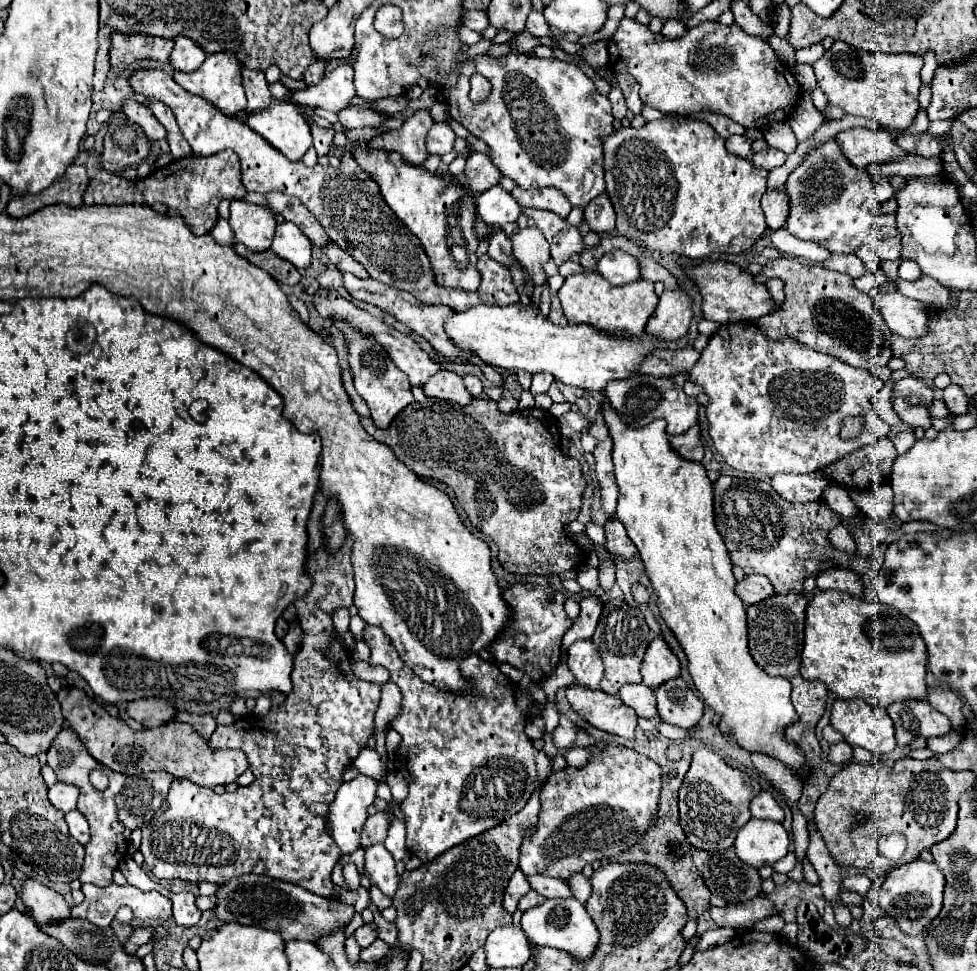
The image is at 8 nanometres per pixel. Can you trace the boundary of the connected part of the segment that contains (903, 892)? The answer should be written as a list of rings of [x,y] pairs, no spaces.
[[[922,858],[908,862],[900,868],[894,868],[886,874],[886,880],[882,886],[876,890],[876,900],[880,906],[890,914],[892,918],[898,920],[900,928],[906,934],[920,934],[926,930],[928,922],[936,918],[942,910],[942,892],[944,892],[944,874],[938,870],[934,862],[924,862]]]

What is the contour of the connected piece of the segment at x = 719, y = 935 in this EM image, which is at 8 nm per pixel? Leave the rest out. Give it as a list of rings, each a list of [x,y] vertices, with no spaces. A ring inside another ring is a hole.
[[[716,928],[716,930],[708,930],[700,936],[698,944],[696,944],[696,950],[708,950],[712,946],[718,946],[718,944],[724,944],[728,942],[730,938],[734,938],[734,930],[732,928]]]

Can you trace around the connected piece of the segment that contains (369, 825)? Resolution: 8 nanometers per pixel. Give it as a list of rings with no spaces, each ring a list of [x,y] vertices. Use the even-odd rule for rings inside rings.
[[[374,814],[368,816],[362,832],[360,832],[360,846],[368,848],[372,844],[382,844],[388,834],[388,816],[386,814]]]

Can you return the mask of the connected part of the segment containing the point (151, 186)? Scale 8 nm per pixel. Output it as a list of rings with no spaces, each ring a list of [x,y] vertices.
[[[222,150],[218,154],[196,158],[188,156],[182,160],[174,160],[164,168],[156,168],[150,176],[142,180],[126,180],[122,176],[110,172],[96,172],[90,178],[88,188],[82,196],[84,204],[148,204],[162,202],[168,208],[174,208],[182,214],[186,226],[192,234],[208,234],[216,224],[216,208],[220,200],[244,200],[246,190],[240,180],[240,160],[236,152]]]

